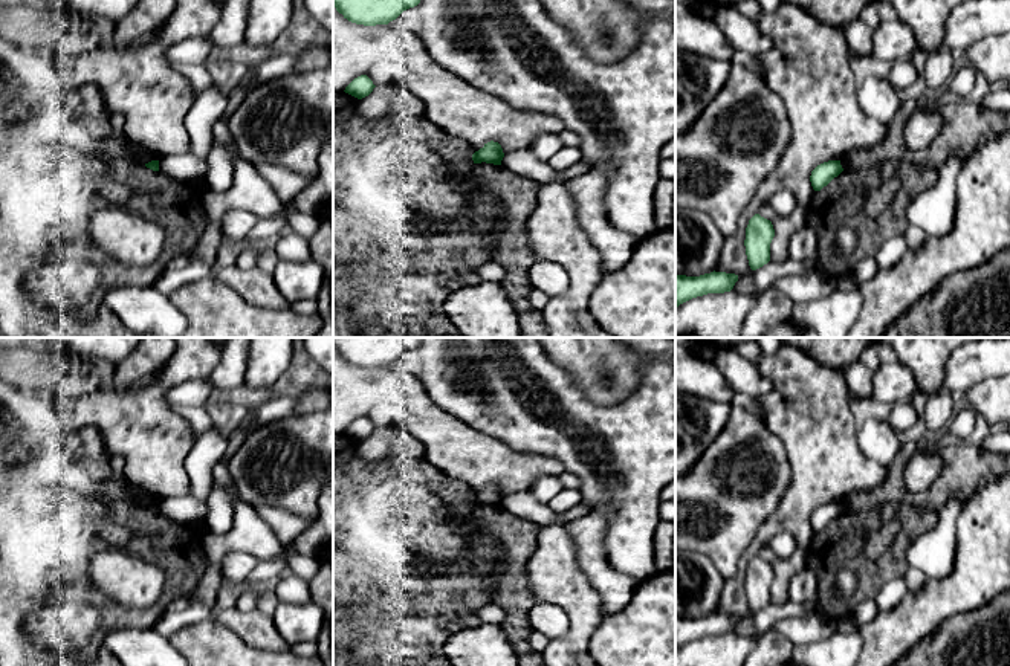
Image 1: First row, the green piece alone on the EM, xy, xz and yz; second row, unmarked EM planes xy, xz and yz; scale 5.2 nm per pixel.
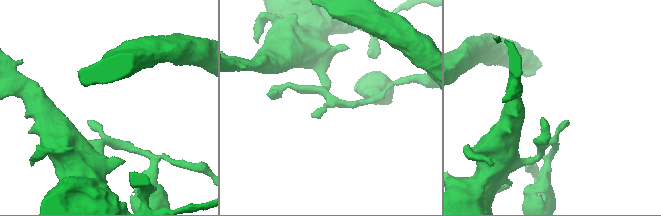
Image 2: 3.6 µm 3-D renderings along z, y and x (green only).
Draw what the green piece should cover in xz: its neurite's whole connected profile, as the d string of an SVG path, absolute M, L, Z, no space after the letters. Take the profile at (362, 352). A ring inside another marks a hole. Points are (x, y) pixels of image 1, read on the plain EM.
M333 338L333 348L351 365L388 367L420 345L422 338Z

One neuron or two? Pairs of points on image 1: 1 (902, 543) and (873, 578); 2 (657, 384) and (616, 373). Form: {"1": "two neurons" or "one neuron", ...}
{"1": "one neuron", "2": "two neurons"}

